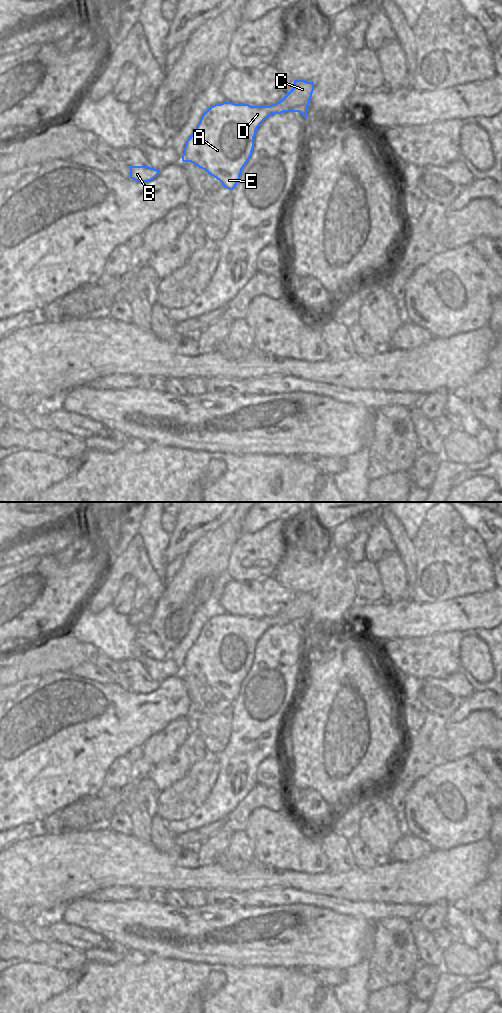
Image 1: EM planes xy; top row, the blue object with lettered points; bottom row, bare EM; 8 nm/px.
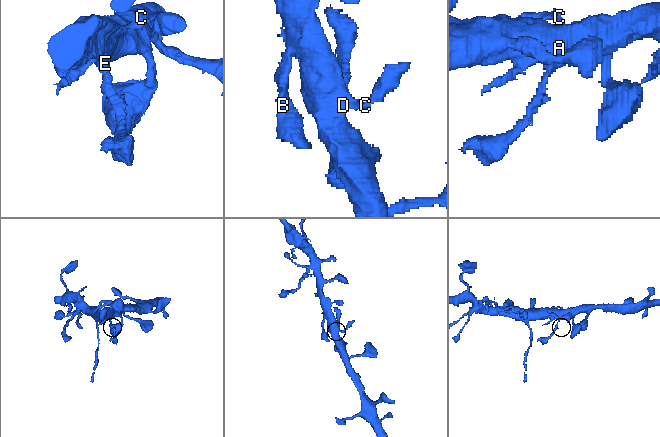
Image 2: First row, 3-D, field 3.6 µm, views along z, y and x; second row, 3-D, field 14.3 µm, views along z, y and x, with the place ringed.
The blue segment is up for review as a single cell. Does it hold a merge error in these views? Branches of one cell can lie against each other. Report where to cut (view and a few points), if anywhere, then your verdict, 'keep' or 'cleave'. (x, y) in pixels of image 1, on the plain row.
no cut | keep

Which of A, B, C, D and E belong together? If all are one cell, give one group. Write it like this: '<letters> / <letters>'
A B C D E

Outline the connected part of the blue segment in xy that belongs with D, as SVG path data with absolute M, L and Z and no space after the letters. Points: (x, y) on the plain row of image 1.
M294 592L294 599L277 615L269 618L251 618L223 614L208 620L202 627L196 641L186 653L183 674L191 674L233 702L250 671L254 661L254 649L258 639L271 627L283 624L299 624L304 630L314 603L314 594Z

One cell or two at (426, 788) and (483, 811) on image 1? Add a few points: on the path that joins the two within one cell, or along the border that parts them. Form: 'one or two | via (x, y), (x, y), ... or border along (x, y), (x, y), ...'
one | via (440, 795), (462, 795), (469, 799)

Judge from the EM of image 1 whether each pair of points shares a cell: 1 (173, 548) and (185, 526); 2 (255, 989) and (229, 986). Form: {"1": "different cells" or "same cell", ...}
{"1": "same cell", "2": "same cell"}

